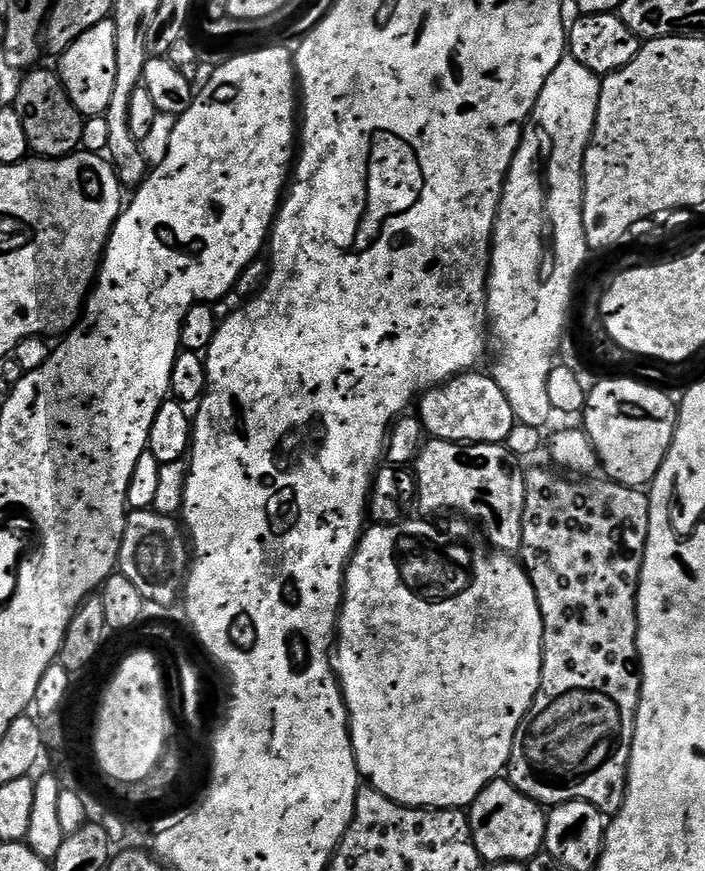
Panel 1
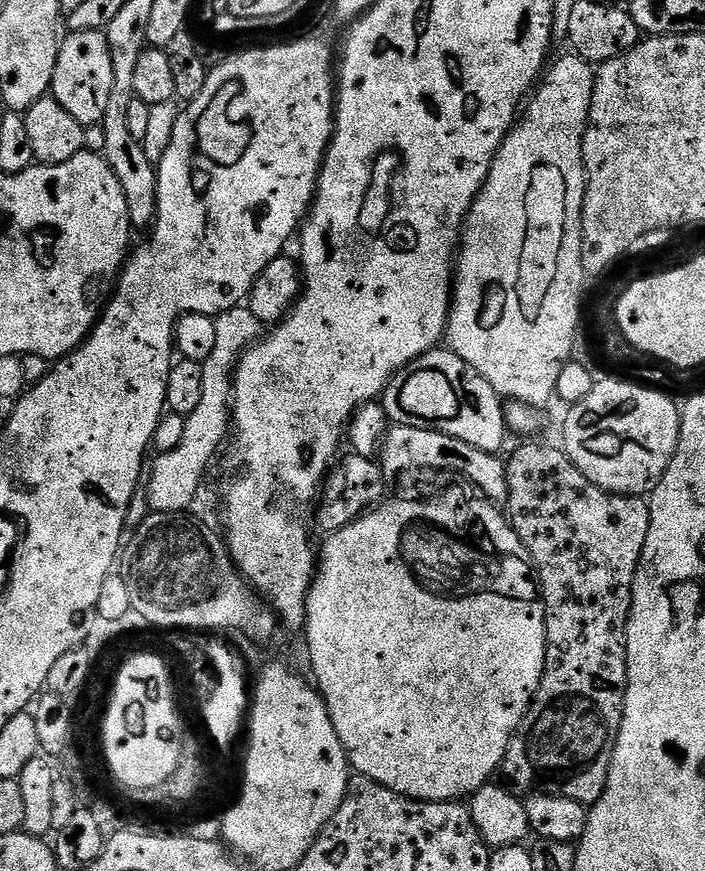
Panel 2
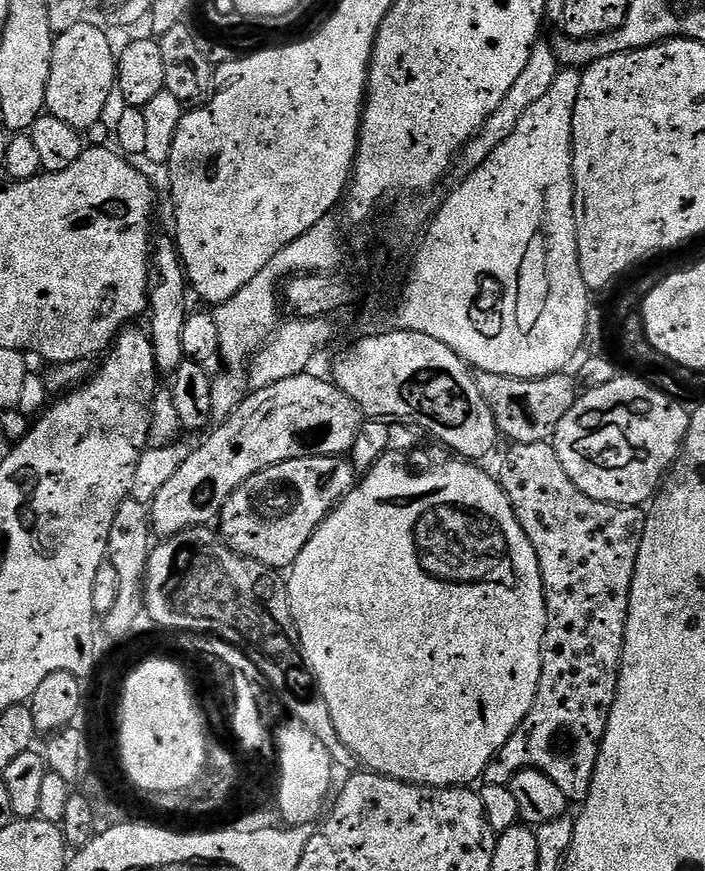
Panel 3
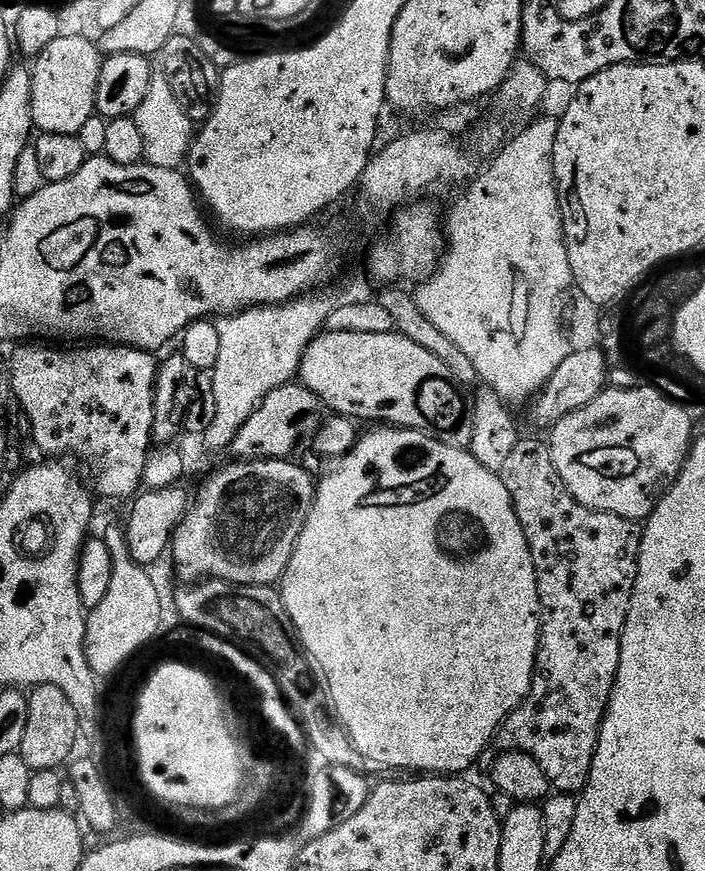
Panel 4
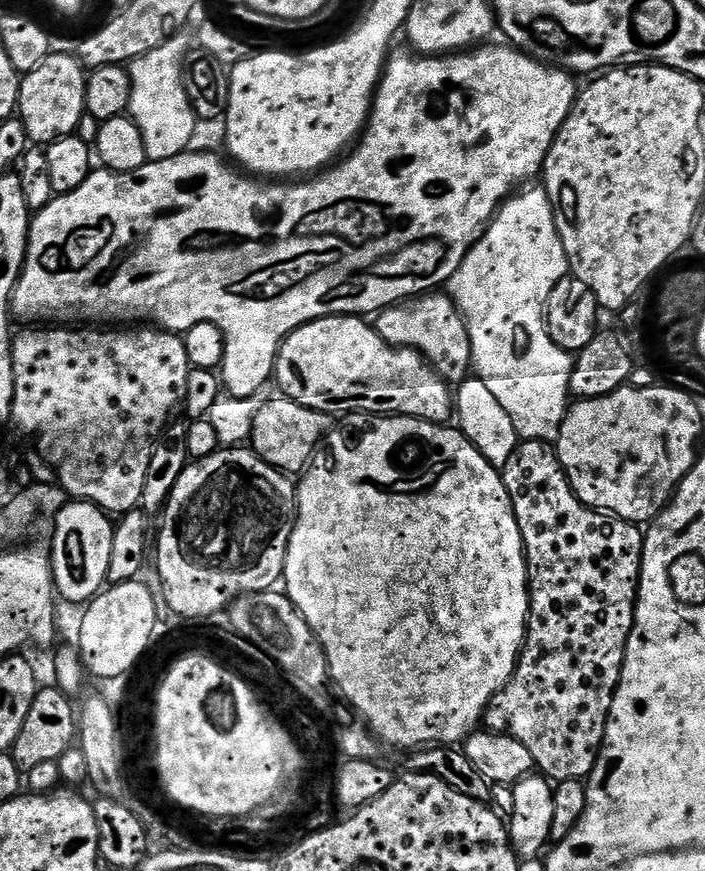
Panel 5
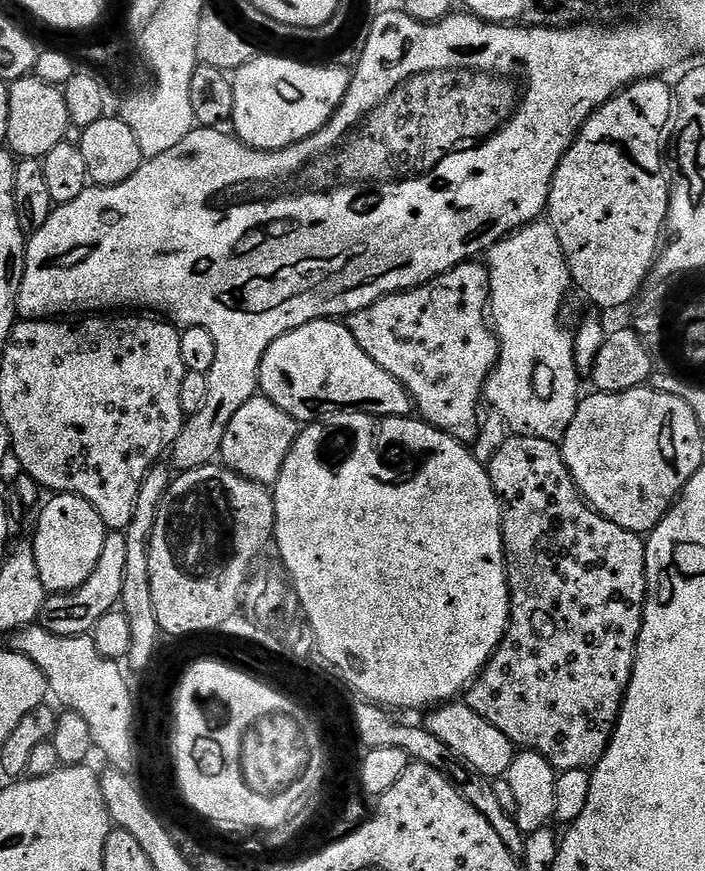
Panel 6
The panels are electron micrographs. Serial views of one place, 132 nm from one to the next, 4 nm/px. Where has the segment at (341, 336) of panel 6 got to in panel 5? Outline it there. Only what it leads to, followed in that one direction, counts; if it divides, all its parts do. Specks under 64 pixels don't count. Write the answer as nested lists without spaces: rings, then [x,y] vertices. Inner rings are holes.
[[[323,316],[321,320],[315,320],[309,324],[304,324],[298,330],[294,330],[281,343],[280,352],[276,356],[276,370],[274,373],[275,383],[280,383],[280,388],[285,397],[310,410],[318,410],[329,414],[371,414],[373,416],[409,416],[419,420],[428,420],[431,424],[447,425],[454,416],[454,392],[447,380],[442,379],[434,371],[432,365],[424,359],[418,352],[413,352],[411,348],[394,348],[387,344],[378,333],[375,327],[367,319],[358,316]]]

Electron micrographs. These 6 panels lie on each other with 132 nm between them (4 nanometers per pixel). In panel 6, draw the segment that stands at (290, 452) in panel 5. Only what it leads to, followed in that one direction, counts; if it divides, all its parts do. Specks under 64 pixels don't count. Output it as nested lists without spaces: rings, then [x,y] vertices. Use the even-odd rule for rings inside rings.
[[[257,394],[230,418],[230,426],[226,426],[226,438],[222,438],[219,459],[225,468],[232,469],[239,476],[244,476],[252,483],[261,486],[275,485],[282,474],[282,466],[290,454],[296,441],[298,421],[286,410],[274,406],[268,397]]]

